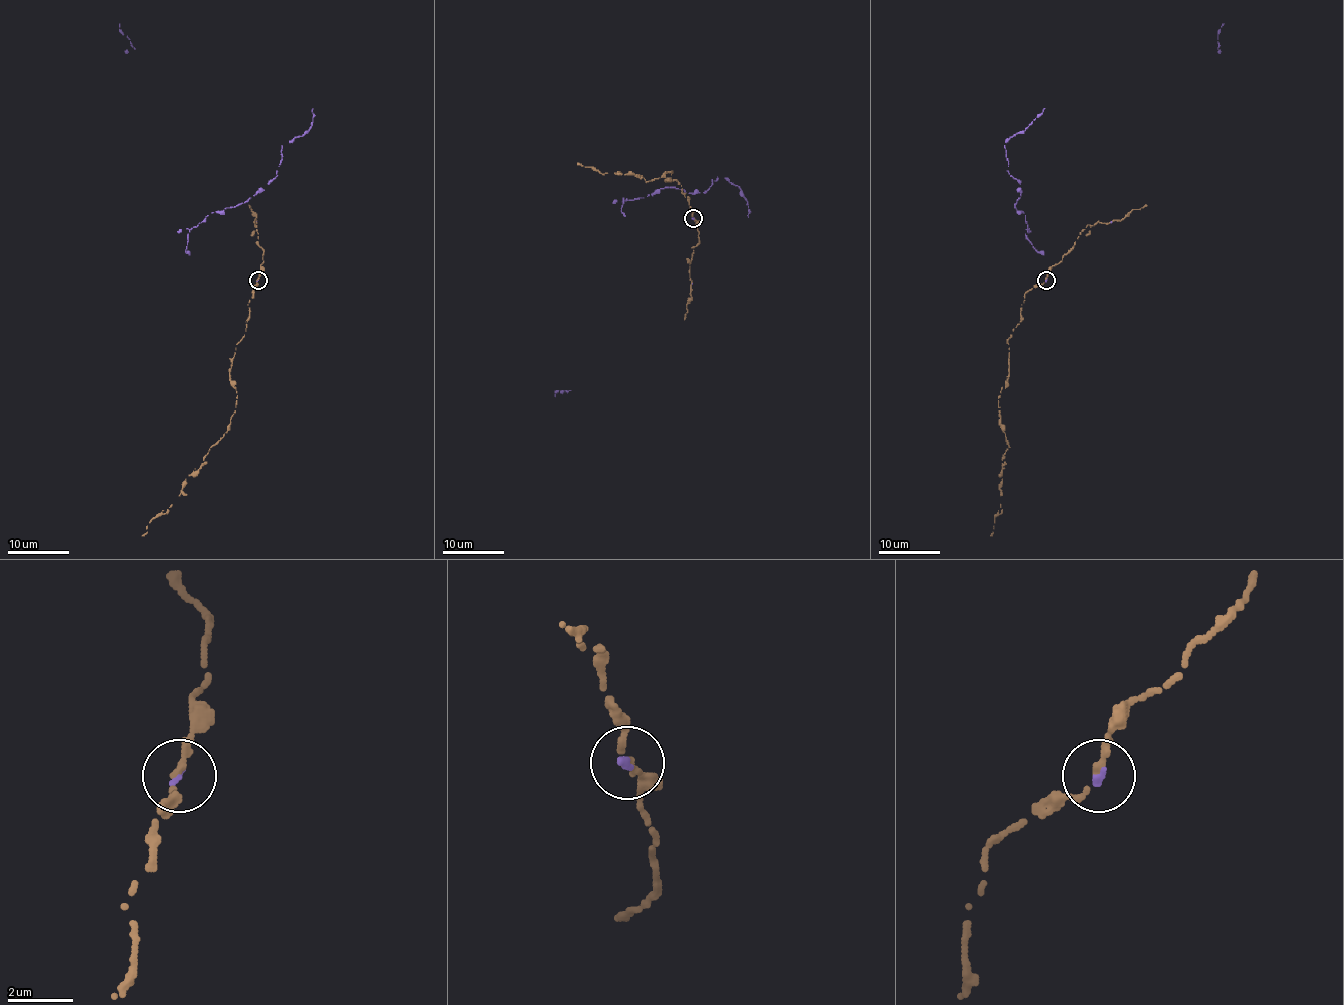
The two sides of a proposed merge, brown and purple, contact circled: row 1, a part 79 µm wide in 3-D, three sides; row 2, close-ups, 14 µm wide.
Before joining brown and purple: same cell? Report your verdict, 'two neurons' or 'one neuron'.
one neuron

